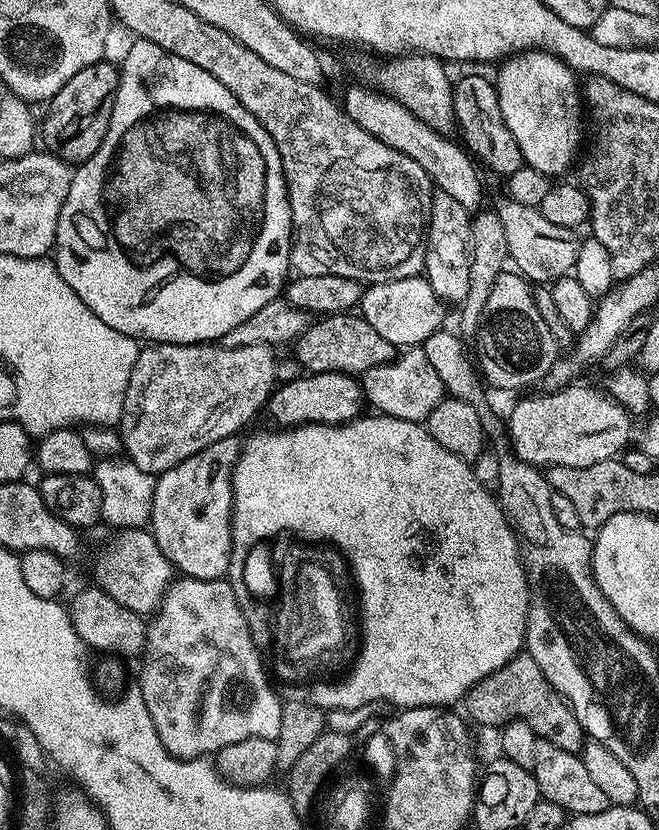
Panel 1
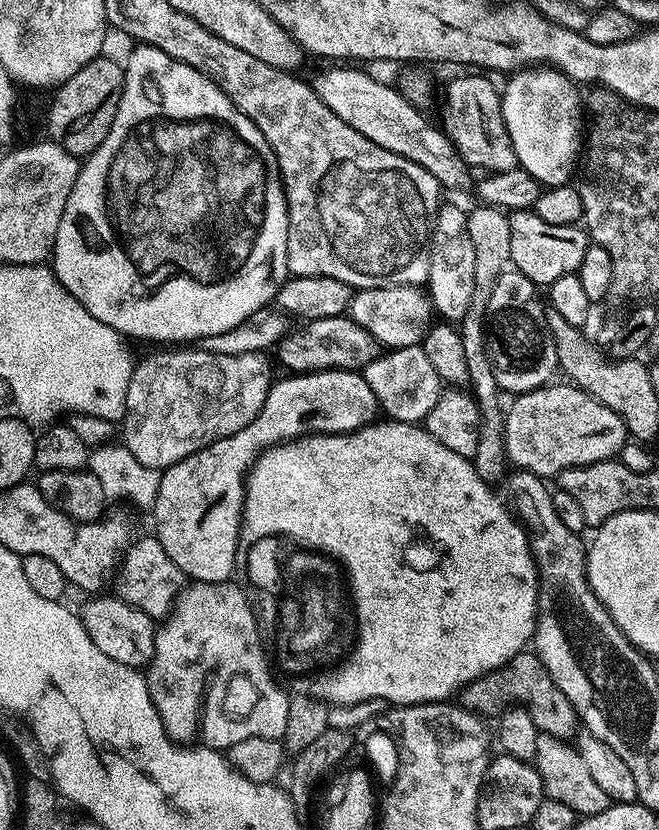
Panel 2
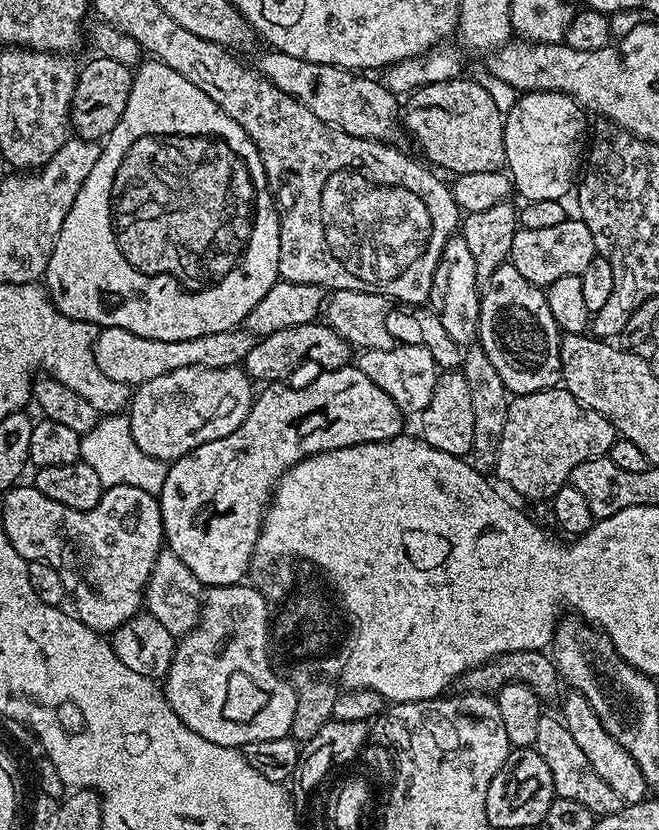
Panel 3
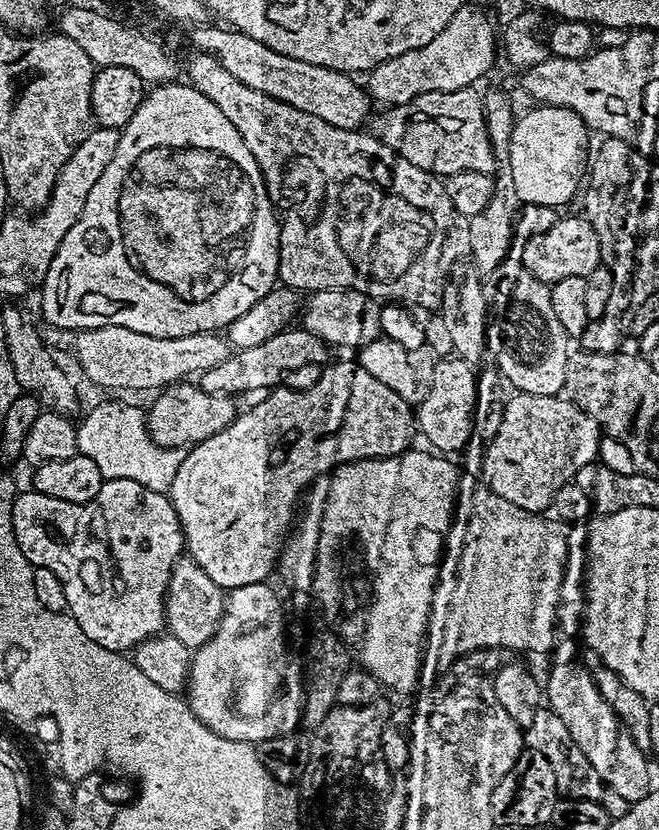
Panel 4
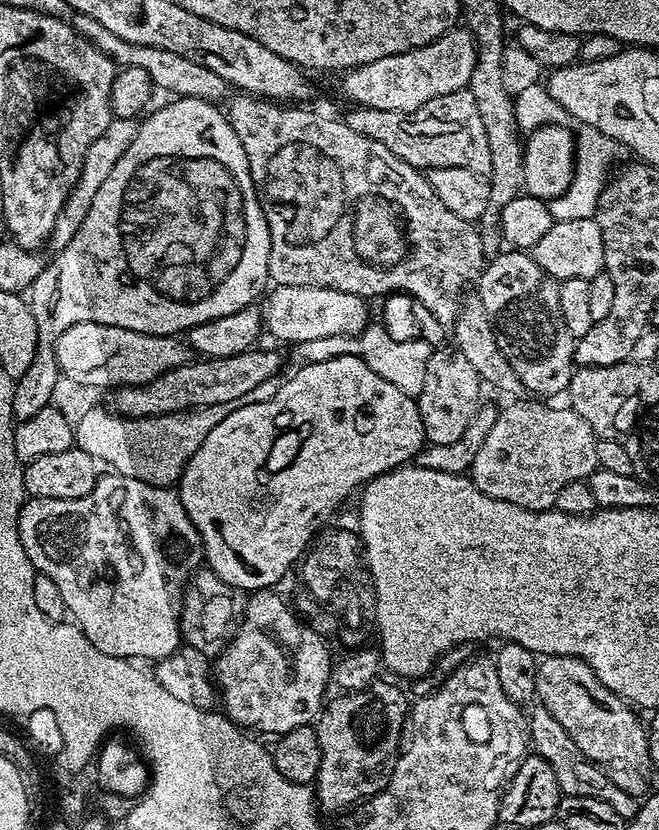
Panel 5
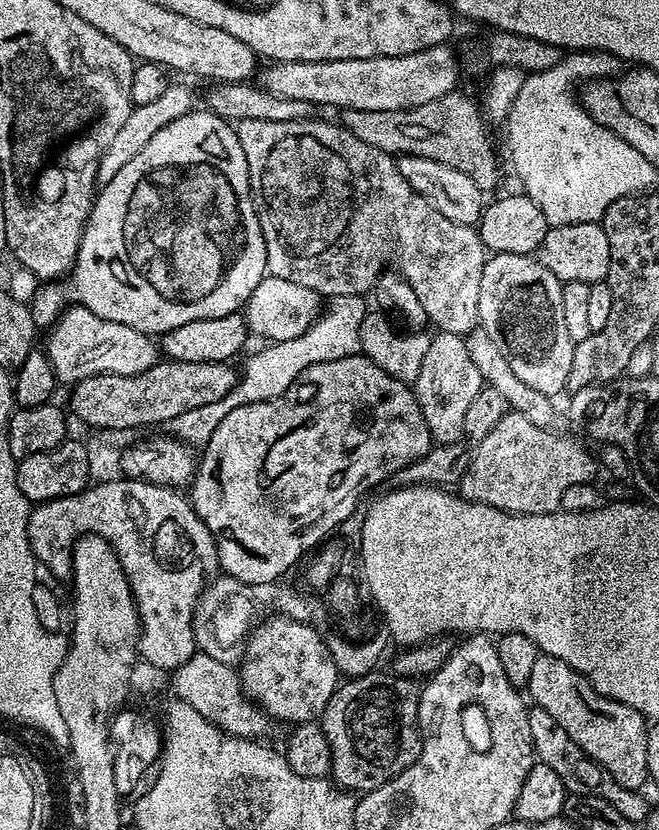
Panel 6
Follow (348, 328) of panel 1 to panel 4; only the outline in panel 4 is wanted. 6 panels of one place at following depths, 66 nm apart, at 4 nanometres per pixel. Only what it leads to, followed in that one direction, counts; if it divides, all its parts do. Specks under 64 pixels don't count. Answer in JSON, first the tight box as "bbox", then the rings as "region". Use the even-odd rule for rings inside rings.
{"bbox":[198,326,329,394],"region":[[[289,326],[283,332],[274,334],[274,338],[266,338],[259,346],[249,348],[237,348],[232,355],[214,366],[214,370],[206,370],[199,373],[198,383],[202,390],[207,392],[222,392],[225,394],[237,394],[236,392],[260,392],[275,389],[283,385],[284,380],[291,372],[304,368],[307,364],[320,364],[324,366],[329,363],[329,345],[324,340],[308,332],[302,326]]]}

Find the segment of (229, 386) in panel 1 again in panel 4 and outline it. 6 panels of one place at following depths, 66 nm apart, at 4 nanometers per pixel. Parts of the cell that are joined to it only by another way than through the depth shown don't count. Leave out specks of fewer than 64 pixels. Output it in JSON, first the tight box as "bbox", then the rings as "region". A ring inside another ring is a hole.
{"bbox":[146,382,238,449],"region":[[[196,382],[170,384],[167,388],[157,391],[155,396],[156,401],[150,406],[147,405],[146,408],[146,427],[152,441],[163,448],[187,449],[193,444],[218,434],[218,430],[225,428],[238,415],[238,407],[236,408],[235,402],[232,401],[235,399],[231,395],[222,392],[207,392],[202,390]]]}

